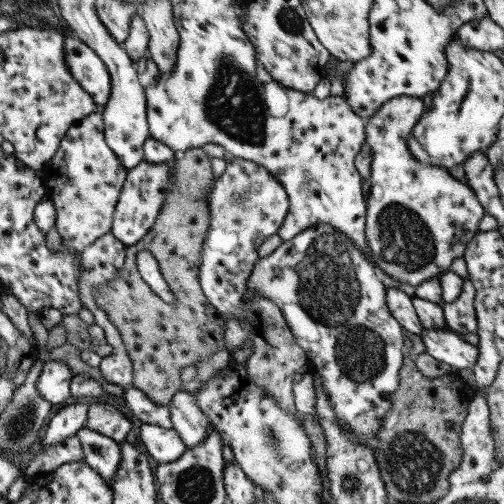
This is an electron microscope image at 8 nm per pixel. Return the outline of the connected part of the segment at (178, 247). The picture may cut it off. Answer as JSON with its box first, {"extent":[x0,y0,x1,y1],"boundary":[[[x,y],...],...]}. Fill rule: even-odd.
{"extent":[94,149,225,406],"boundary":[[[188,149],[180,152],[175,159],[175,169],[171,174],[171,189],[165,194],[165,201],[160,207],[154,226],[148,229],[148,234],[137,244],[130,245],[126,250],[126,260],[122,274],[114,277],[108,284],[102,284],[98,292],[94,292],[96,305],[108,315],[114,326],[120,332],[127,354],[133,365],[132,385],[142,389],[152,402],[167,406],[171,398],[183,388],[180,371],[183,368],[198,363],[200,359],[212,356],[225,346],[225,318],[210,304],[203,294],[199,282],[199,269],[202,258],[202,245],[210,227],[209,190],[213,187],[215,176],[212,172],[211,157],[202,149]],[[141,251],[148,251],[158,261],[160,273],[168,283],[170,292],[176,299],[176,304],[170,306],[162,298],[158,298],[144,282],[136,266],[136,258]]]}

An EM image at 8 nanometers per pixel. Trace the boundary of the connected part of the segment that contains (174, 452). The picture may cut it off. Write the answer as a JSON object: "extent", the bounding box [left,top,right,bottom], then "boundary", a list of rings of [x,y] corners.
{"extent":[140,424,187,464],"boundary":[[[143,424],[140,436],[150,456],[160,464],[178,460],[186,451],[187,444],[180,438],[176,429]]]}

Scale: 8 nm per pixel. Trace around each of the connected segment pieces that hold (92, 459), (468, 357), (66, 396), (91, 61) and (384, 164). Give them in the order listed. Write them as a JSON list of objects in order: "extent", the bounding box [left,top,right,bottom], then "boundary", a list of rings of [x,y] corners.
[{"extent":[77,426,120,488],"boundary":[[[84,426],[77,432],[83,448],[83,460],[87,462],[111,488],[113,476],[120,466],[120,445],[105,434]]]},{"extent":[420,328,479,370],"boundary":[[[425,328],[420,336],[426,346],[425,353],[453,370],[472,369],[476,365],[479,350],[464,340],[459,333],[444,329]]]},{"extent":[37,360,72,406],"boundary":[[[56,360],[46,361],[41,365],[42,370],[37,384],[39,393],[54,406],[69,405],[72,368],[66,362]]]},{"extent":[63,37,111,108],"boundary":[[[65,37],[63,52],[72,76],[93,98],[100,108],[104,108],[111,93],[111,78],[104,61],[78,37]]]},{"extent":[365,97,485,287],"boundary":[[[396,97],[391,98],[381,104],[381,107],[368,118],[368,123],[365,125],[365,143],[371,148],[372,160],[371,160],[371,175],[369,178],[370,191],[367,196],[366,202],[366,214],[365,214],[365,236],[366,244],[370,248],[372,254],[371,262],[384,274],[390,275],[395,278],[396,281],[402,284],[408,284],[408,286],[416,287],[420,286],[424,280],[434,278],[435,276],[442,276],[448,272],[449,267],[452,266],[452,262],[456,258],[463,258],[467,245],[475,238],[479,233],[478,224],[480,219],[485,215],[483,206],[479,203],[472,188],[468,187],[465,183],[458,181],[450,174],[446,168],[440,168],[439,166],[433,166],[433,164],[420,164],[417,158],[414,158],[408,150],[407,136],[411,133],[414,125],[420,120],[422,113],[425,111],[420,97]]]}]

